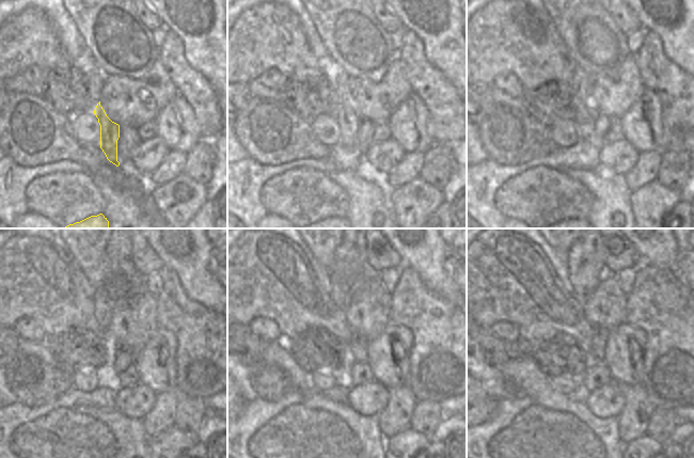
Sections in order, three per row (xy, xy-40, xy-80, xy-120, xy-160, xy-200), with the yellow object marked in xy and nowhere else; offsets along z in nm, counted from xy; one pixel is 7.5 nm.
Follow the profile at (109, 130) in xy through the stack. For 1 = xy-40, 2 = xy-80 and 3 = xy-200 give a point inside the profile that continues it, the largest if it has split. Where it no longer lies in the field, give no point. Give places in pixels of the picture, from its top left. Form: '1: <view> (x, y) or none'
1: xy-40 (348, 122)
2: xy-80 (585, 113)
3: xy-200 (585, 256)

